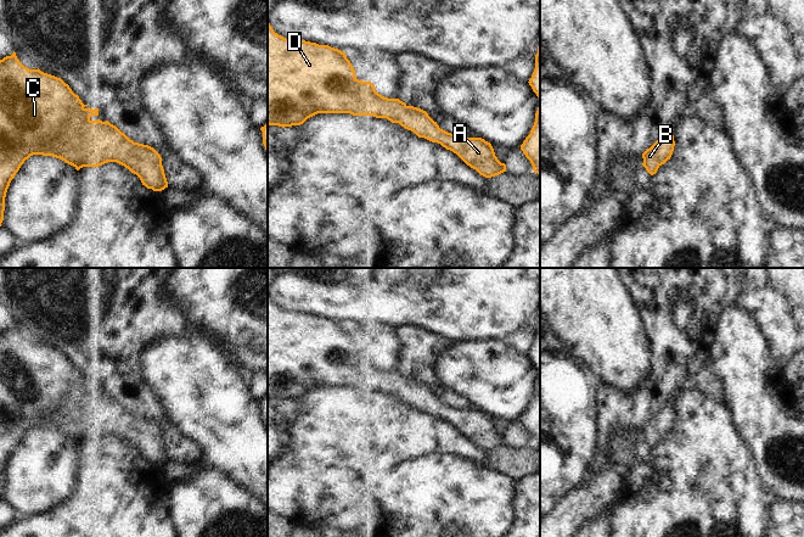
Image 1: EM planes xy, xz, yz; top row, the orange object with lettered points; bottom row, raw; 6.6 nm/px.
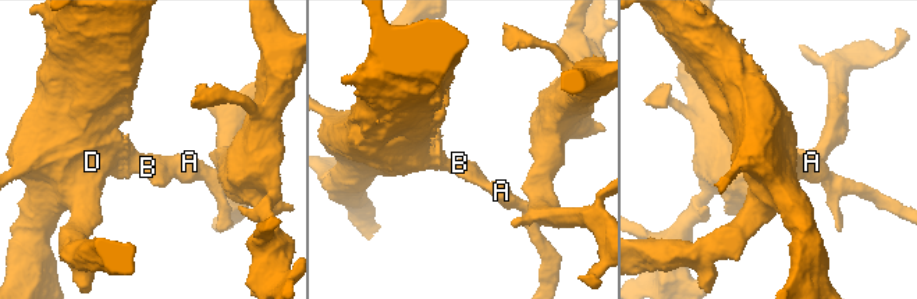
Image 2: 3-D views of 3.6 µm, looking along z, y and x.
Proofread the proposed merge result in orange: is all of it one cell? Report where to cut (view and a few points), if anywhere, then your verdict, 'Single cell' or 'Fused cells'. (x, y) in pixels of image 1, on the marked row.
No split. Single cell.

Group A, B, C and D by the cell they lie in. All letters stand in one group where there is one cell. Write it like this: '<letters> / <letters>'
A B C D

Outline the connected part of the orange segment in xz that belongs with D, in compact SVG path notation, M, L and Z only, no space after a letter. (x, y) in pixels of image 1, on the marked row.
M268 21L268 124L282 128L300 125L317 113L387 118L414 132L418 138L452 151L485 178L506 172L506 164L497 160L490 142L482 138L460 138L440 129L426 111L407 106L399 99L384 97L375 90L371 82L359 80L345 52L328 45L286 39L275 33Z

